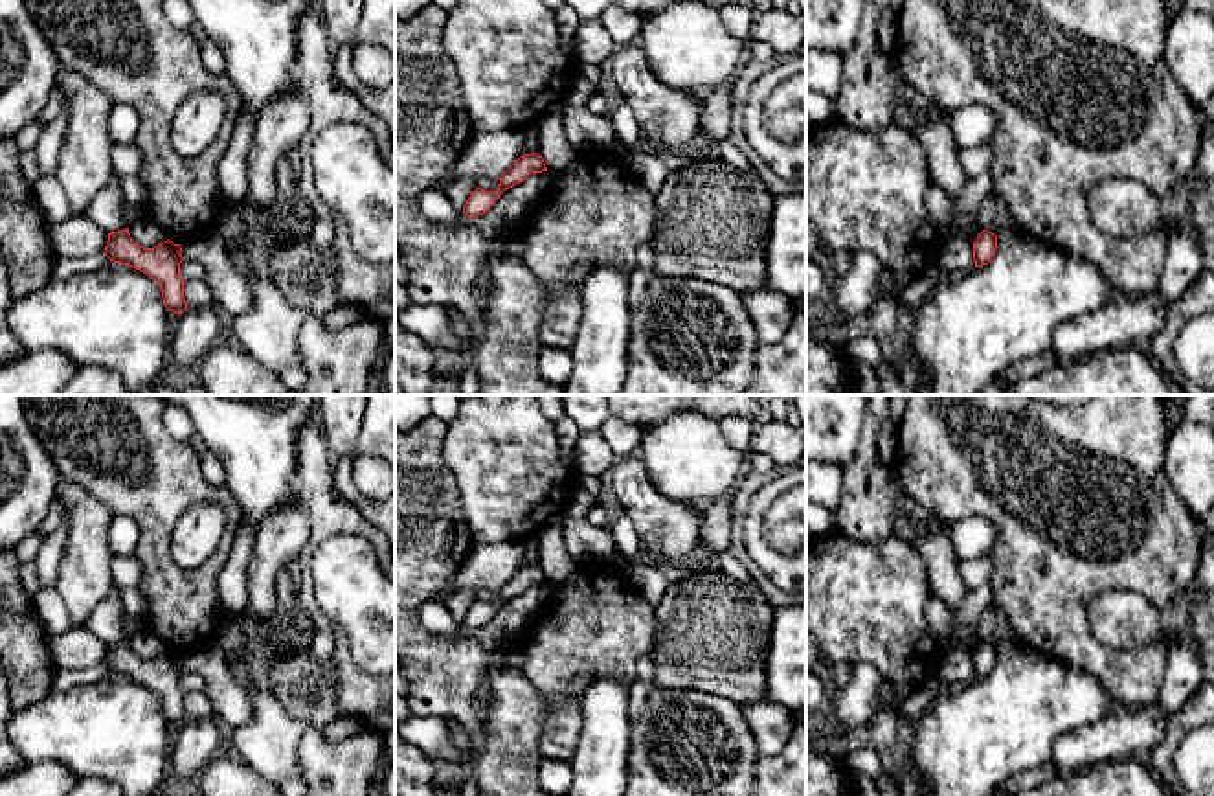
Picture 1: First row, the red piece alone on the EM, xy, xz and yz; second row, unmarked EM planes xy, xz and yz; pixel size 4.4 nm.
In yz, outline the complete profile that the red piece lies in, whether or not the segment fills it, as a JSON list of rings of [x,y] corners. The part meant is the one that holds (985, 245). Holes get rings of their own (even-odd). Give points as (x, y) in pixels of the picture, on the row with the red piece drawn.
[[[983,230],[973,241],[973,261],[975,267],[988,265],[997,250],[997,235]]]

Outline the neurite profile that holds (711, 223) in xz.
[[[718,154],[670,169],[663,188],[654,195],[654,276],[705,279],[740,294],[768,290],[764,254],[775,199],[762,180]]]

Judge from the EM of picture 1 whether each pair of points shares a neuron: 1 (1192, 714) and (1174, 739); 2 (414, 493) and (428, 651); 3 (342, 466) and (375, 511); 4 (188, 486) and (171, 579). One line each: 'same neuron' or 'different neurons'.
1: same neuron
2: same neuron
3: same neuron
4: same neuron

